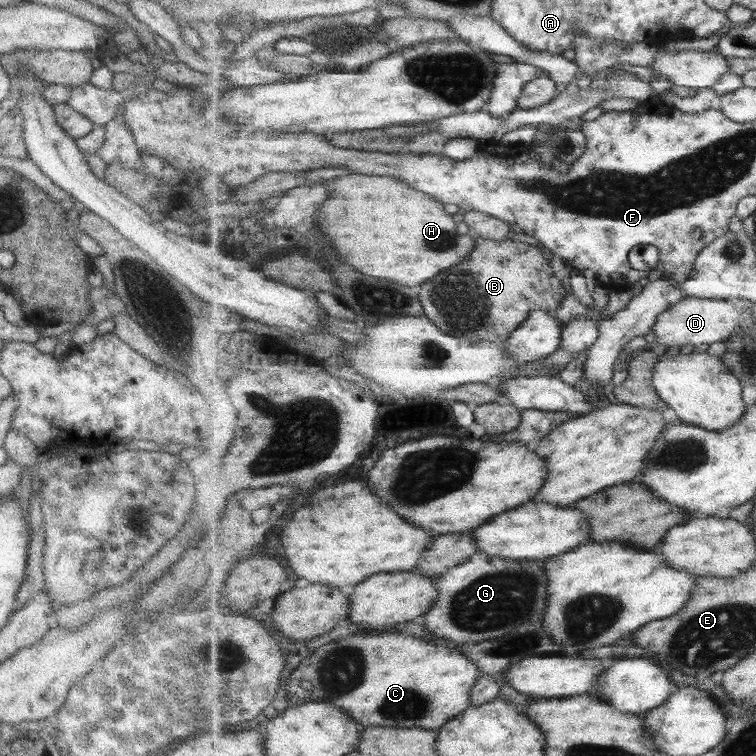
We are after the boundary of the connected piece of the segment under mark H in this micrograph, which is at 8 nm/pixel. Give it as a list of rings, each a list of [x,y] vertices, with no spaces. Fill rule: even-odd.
[[[351,173],[333,177],[324,181],[324,185],[328,188],[328,199],[320,206],[315,216],[316,222],[320,224],[320,230],[333,240],[333,248],[341,256],[341,260],[345,264],[351,264],[361,274],[373,278],[387,278],[405,286],[420,286],[441,270],[467,260],[468,254],[475,246],[471,233],[461,235],[457,232],[457,223],[439,200],[411,188],[404,180]]]

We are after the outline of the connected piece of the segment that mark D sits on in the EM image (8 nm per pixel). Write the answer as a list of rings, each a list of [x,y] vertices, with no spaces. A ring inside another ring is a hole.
[[[685,297],[681,302],[674,304],[669,310],[662,312],[652,326],[652,333],[656,342],[662,344],[668,351],[674,352],[680,346],[691,344],[697,350],[715,342],[727,340],[734,330],[739,327],[752,327],[754,316],[749,305],[725,299],[701,297]]]

